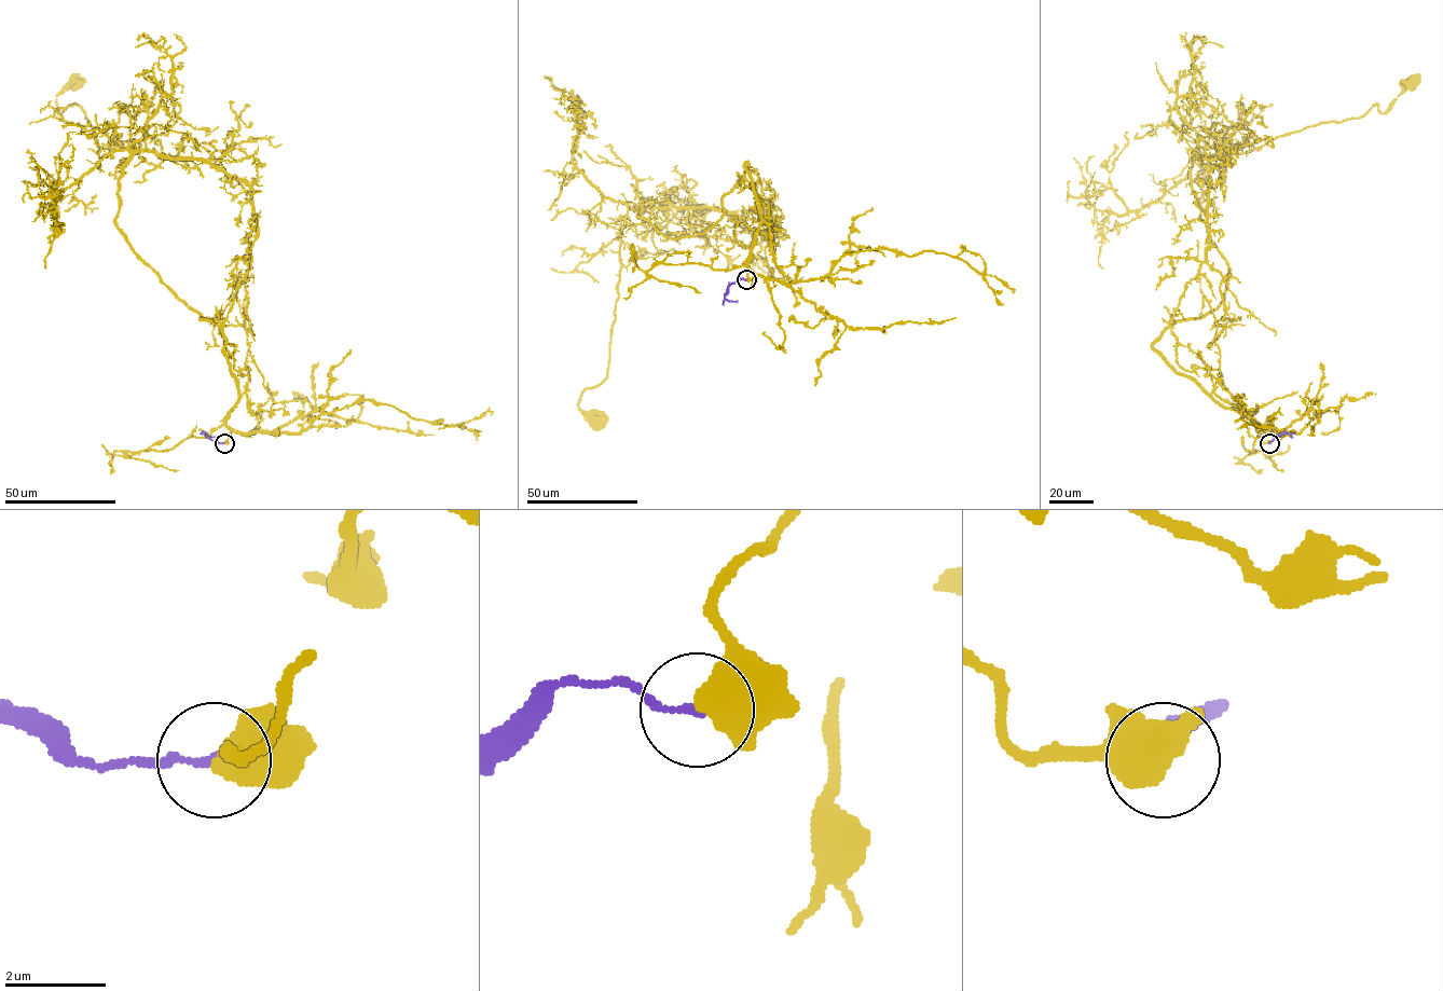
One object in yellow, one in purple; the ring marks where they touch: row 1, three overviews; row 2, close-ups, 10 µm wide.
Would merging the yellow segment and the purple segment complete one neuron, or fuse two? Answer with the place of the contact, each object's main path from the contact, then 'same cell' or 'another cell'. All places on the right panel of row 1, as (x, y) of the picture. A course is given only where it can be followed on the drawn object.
(1269, 443) | yellow via (1270, 442), (1153, 345), (1226, 290), (1192, 154), (1245, 153), (1374, 104), (1384, 112), (1413, 81) | purple via (1270, 442), (1286, 432), (1291, 437) | another cell

